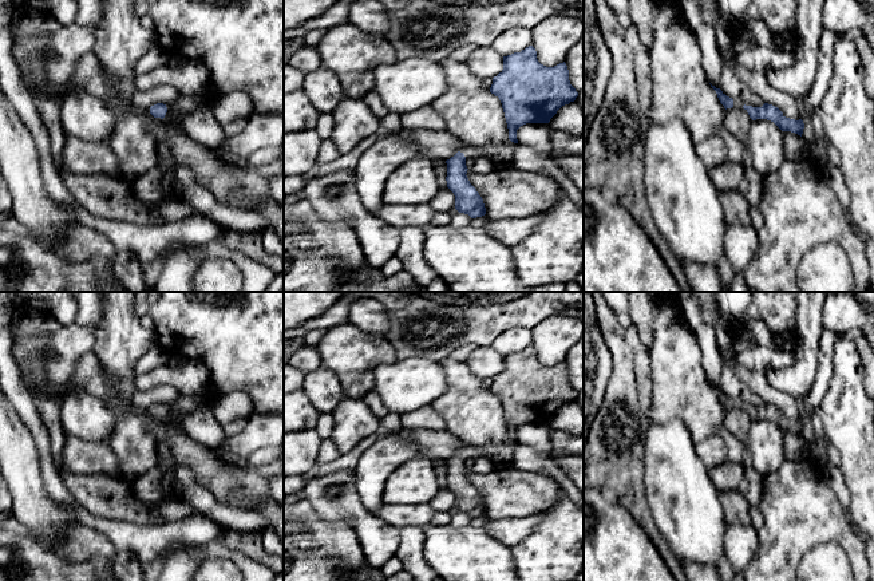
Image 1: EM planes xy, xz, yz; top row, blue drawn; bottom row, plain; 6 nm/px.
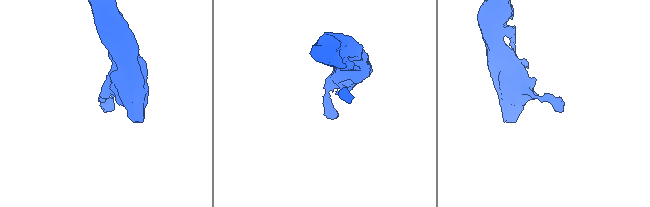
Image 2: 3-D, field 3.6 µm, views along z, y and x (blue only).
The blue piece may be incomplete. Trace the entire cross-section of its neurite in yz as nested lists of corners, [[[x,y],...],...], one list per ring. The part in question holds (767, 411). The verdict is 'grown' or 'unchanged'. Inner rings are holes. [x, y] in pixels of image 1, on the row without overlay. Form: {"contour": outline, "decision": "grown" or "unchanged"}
{"contour": [[[764,403],[762,407],[743,406],[743,408],[748,412],[752,420],[756,419],[767,419],[774,422],[782,431],[791,431],[802,436],[804,423],[802,419],[795,420],[786,418],[783,412],[768,403]]], "decision": "unchanged"}

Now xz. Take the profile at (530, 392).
{"contour": [[[533,345],[521,352],[503,356],[503,369],[493,378],[490,392],[499,398],[505,412],[509,439],[518,443],[517,430],[526,423],[549,423],[557,411],[578,396],[576,388],[570,384],[566,363],[554,367],[546,367],[537,359],[537,351]]], "decision": "unchanged"}

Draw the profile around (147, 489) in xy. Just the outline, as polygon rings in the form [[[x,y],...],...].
[[[154,467],[134,481],[134,497],[145,505],[159,503],[165,499],[162,481],[163,474]]]

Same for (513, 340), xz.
[[[510,328],[502,332],[491,344],[491,347],[502,356],[521,352],[531,345],[531,329],[527,328]]]

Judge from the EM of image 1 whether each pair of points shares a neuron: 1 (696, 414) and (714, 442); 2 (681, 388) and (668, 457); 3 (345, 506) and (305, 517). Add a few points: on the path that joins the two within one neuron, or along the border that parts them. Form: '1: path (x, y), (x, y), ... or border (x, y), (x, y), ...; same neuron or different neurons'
1: border (715, 433), (695, 445); different neurons
2: border (652, 422), (665, 423), (679, 419), (695, 443); different neurons
3: border (305, 498), (319, 518), (347, 522); different neurons

